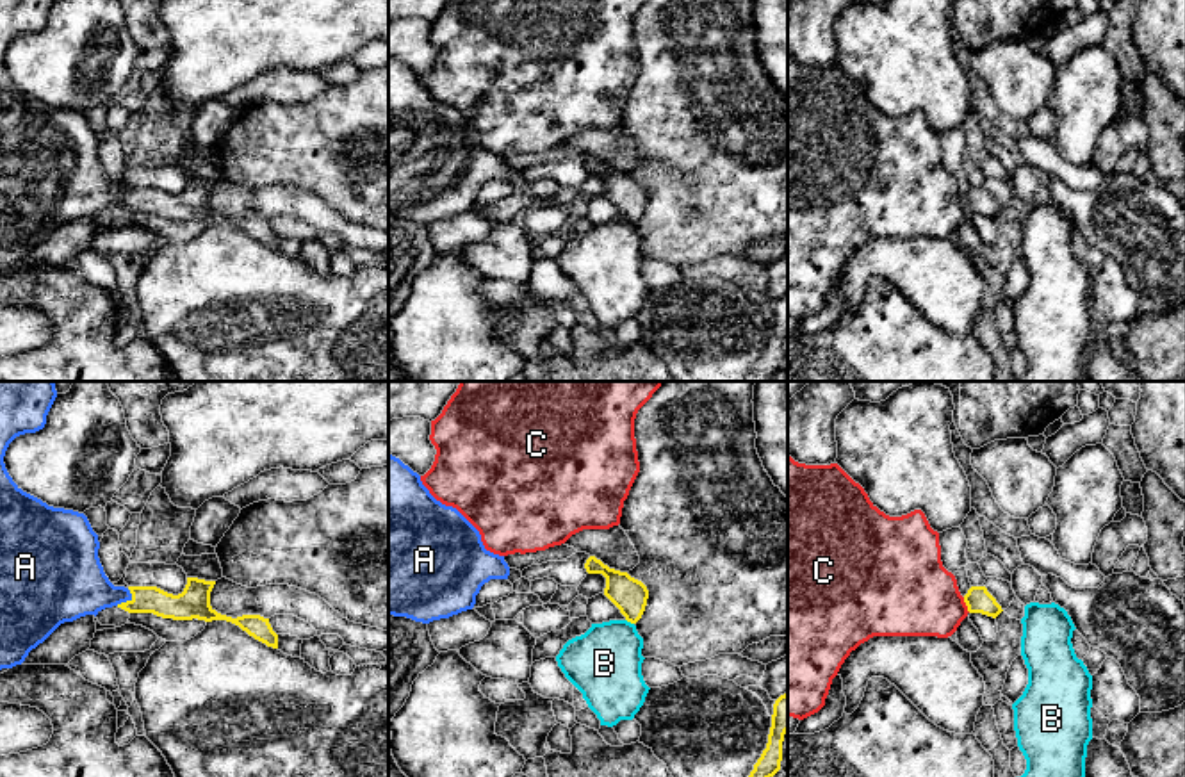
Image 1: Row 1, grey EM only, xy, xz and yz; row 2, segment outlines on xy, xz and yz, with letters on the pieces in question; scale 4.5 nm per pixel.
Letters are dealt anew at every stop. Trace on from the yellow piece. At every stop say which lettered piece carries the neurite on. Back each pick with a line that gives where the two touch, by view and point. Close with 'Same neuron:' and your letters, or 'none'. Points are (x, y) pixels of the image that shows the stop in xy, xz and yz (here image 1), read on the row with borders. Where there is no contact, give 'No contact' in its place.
A: Touches yellow at xy (127, 601)
Same neuron: A

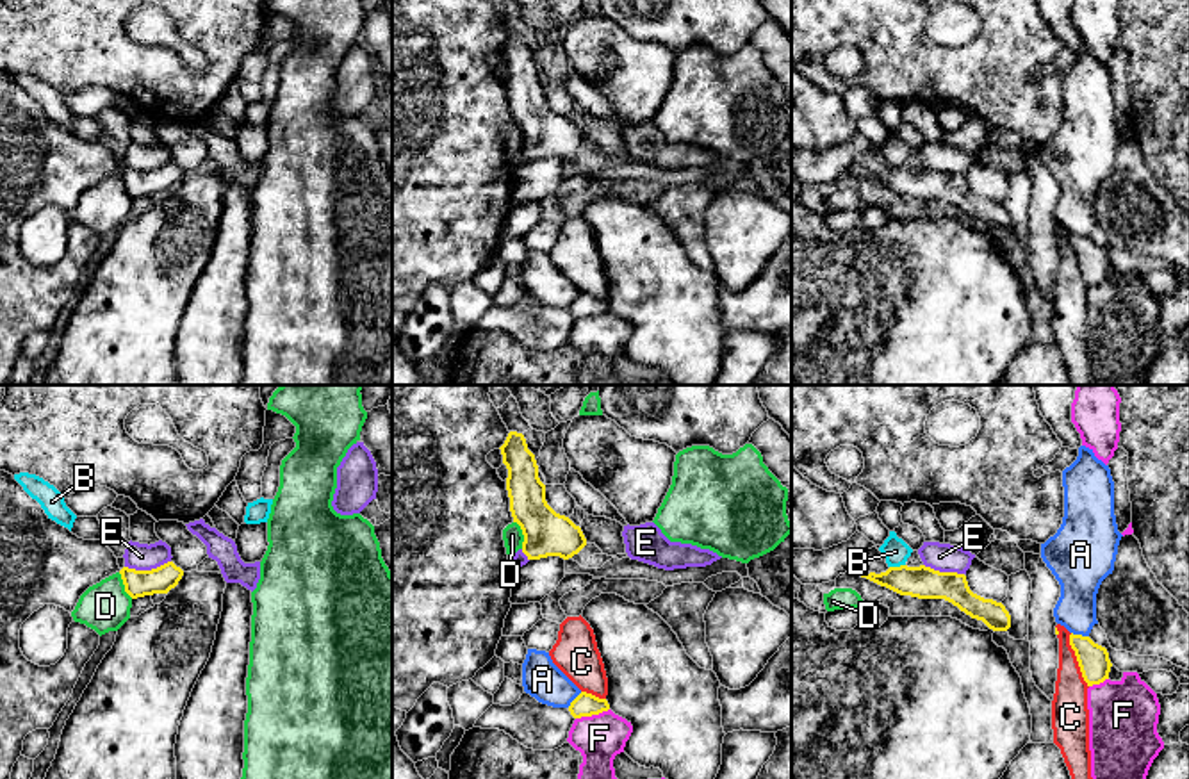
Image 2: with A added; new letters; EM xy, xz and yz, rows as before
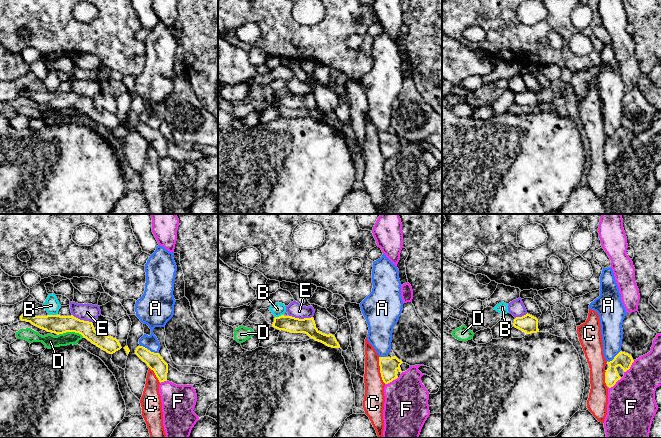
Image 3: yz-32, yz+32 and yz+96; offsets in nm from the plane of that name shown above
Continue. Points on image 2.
Same neuron: none

